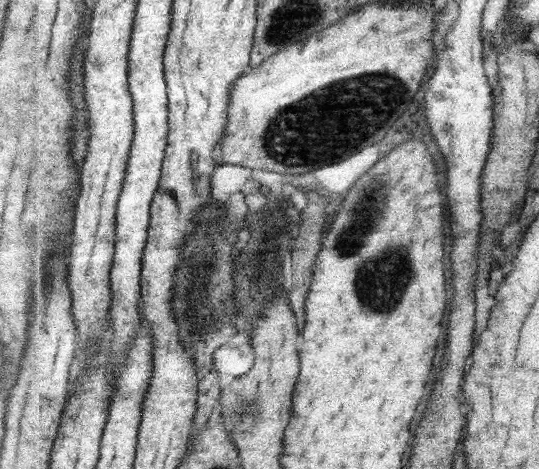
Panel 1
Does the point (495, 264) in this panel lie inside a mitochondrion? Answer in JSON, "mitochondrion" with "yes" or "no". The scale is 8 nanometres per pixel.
{"mitochondrion":"no"}

